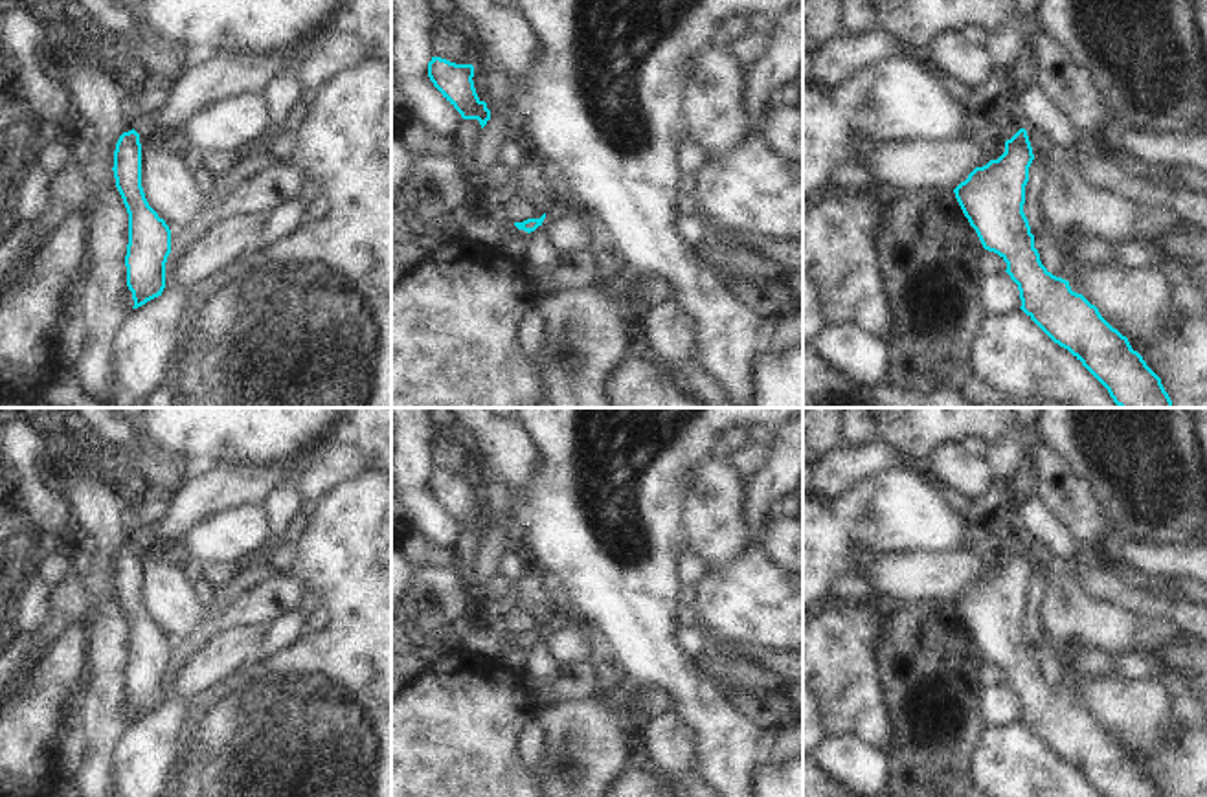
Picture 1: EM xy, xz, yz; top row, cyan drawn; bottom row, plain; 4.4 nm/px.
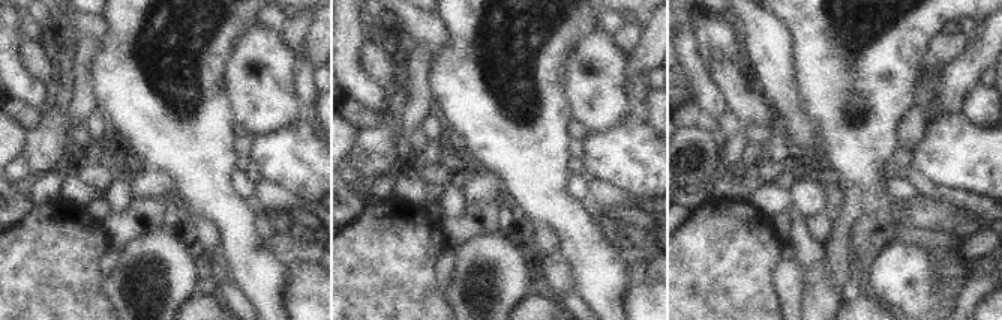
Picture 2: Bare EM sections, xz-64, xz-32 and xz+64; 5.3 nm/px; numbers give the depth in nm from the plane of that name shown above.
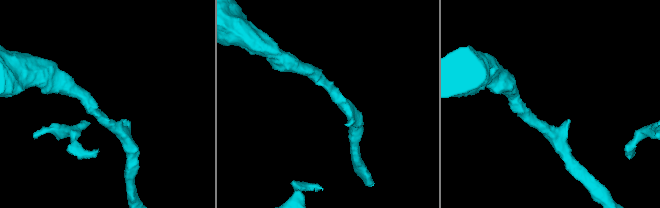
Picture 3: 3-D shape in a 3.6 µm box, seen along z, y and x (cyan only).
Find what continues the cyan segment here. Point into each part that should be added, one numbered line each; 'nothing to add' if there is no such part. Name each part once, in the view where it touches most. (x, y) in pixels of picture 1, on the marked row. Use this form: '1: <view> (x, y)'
nothing to add.

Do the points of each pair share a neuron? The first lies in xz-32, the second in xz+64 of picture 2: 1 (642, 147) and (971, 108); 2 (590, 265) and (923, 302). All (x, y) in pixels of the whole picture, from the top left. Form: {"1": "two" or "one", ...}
{"1": "two", "2": "two"}

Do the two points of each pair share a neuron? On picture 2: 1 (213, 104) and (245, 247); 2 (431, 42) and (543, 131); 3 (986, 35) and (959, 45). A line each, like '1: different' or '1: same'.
1: same
2: different
3: different

